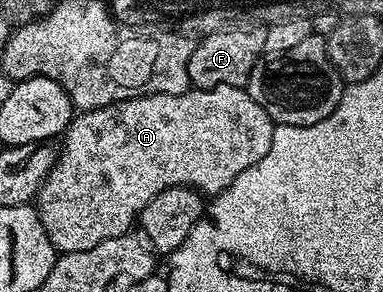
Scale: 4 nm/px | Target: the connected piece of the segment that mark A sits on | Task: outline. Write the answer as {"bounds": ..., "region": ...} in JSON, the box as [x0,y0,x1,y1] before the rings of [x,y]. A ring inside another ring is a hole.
{"bounds":[34,85,273,253],"region":[[[230,85],[211,89],[189,89],[181,95],[143,95],[133,99],[123,99],[93,111],[81,111],[69,123],[68,130],[64,132],[62,136],[64,144],[59,144],[54,169],[48,174],[48,180],[40,187],[34,200],[36,212],[40,214],[42,221],[42,229],[46,229],[46,237],[50,237],[57,252],[82,253],[82,249],[94,249],[94,245],[98,245],[102,241],[110,241],[129,234],[137,226],[142,209],[146,209],[146,205],[150,205],[150,201],[166,189],[192,187],[205,196],[215,197],[232,184],[234,177],[238,177],[238,173],[250,169],[250,165],[254,165],[258,161],[262,161],[262,157],[266,157],[266,153],[270,149],[273,126],[272,118],[266,113],[266,109],[262,109],[260,99],[251,90]]]}

